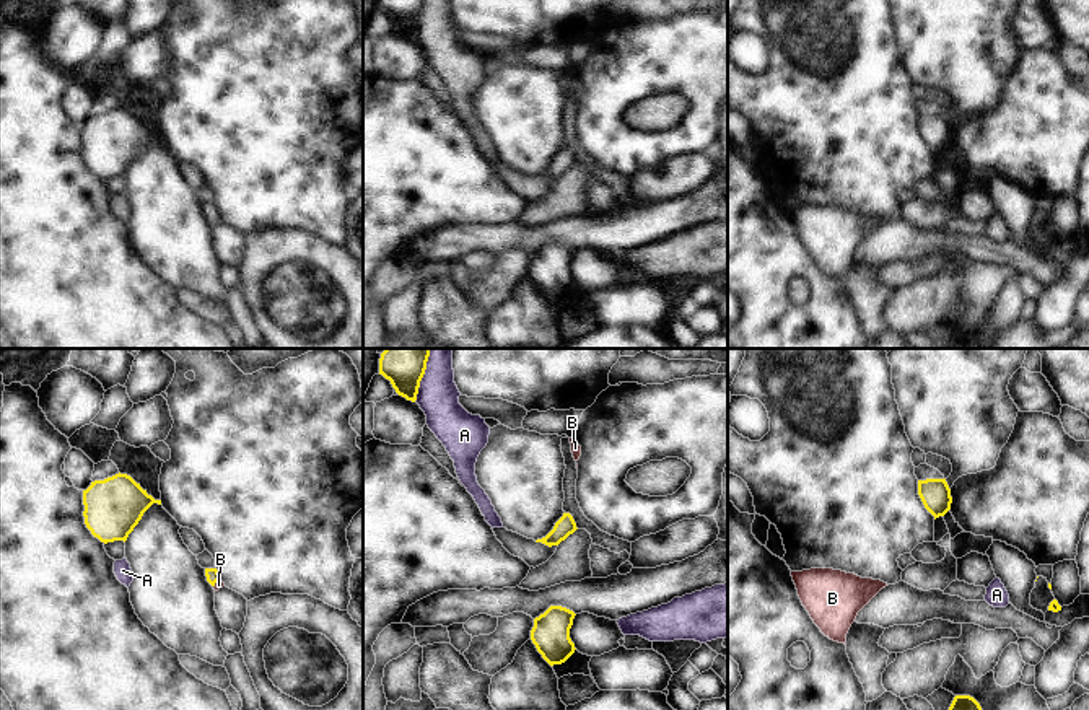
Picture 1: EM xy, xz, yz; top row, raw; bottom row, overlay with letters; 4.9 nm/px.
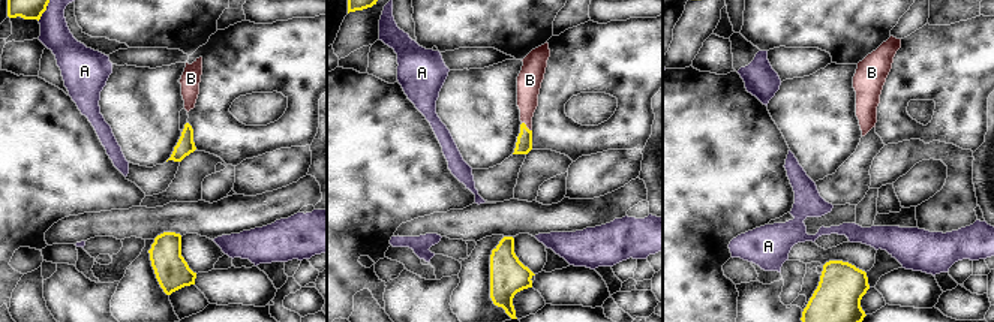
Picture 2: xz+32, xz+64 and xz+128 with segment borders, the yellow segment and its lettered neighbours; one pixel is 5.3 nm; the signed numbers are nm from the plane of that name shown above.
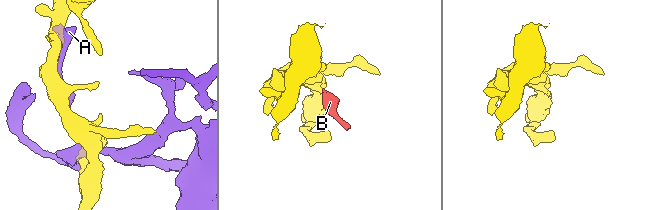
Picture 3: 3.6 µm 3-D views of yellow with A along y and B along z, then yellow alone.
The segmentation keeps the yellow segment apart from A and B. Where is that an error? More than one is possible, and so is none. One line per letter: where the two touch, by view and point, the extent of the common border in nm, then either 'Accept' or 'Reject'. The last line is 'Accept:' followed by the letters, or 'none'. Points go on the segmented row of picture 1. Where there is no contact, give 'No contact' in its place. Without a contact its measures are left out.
A: Touches yellow at xz (424, 373). Shared border 280 nm. Reject
B: Touches yellow at xy (215, 582). Shared border 50 nm. Accept
Accept: B

